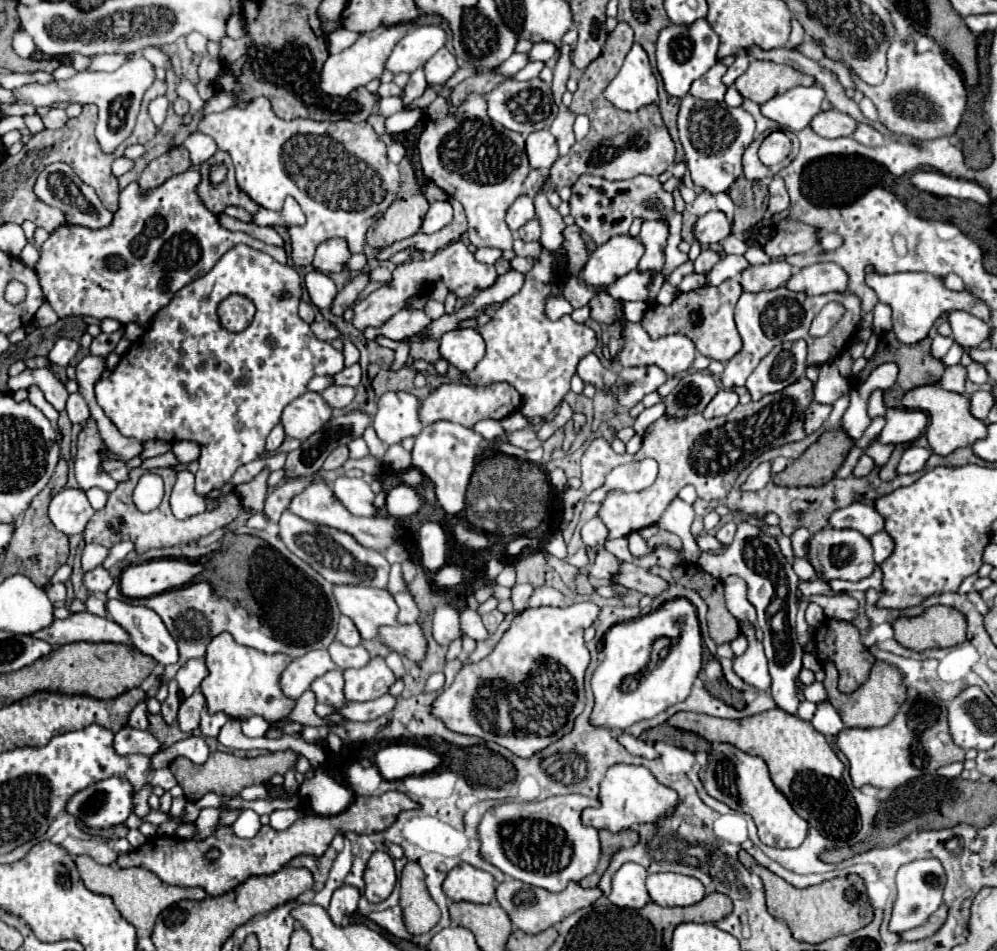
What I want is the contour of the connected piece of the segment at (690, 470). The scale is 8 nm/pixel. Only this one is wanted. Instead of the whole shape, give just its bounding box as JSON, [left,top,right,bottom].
[582,378,812,538]

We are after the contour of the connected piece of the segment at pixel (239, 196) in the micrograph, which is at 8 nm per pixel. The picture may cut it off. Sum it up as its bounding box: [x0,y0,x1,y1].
[198,152,260,214]

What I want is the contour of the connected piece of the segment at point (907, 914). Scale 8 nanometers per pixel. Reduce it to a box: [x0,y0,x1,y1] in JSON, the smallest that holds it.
[890,858,946,932]

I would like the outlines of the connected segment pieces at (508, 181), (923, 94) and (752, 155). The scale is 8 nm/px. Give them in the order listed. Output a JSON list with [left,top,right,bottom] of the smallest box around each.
[[418,92,530,250],[850,26,967,140],[742,130,788,180]]

